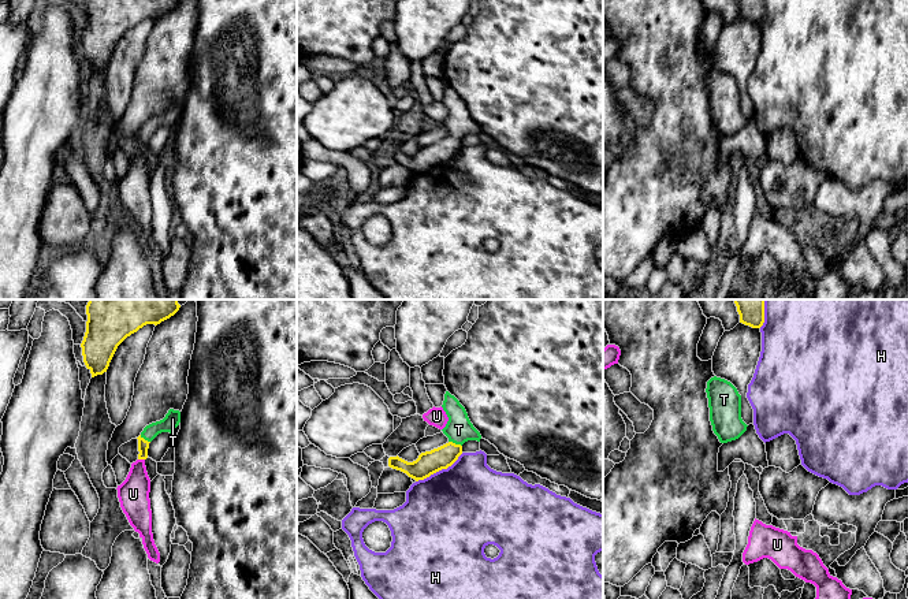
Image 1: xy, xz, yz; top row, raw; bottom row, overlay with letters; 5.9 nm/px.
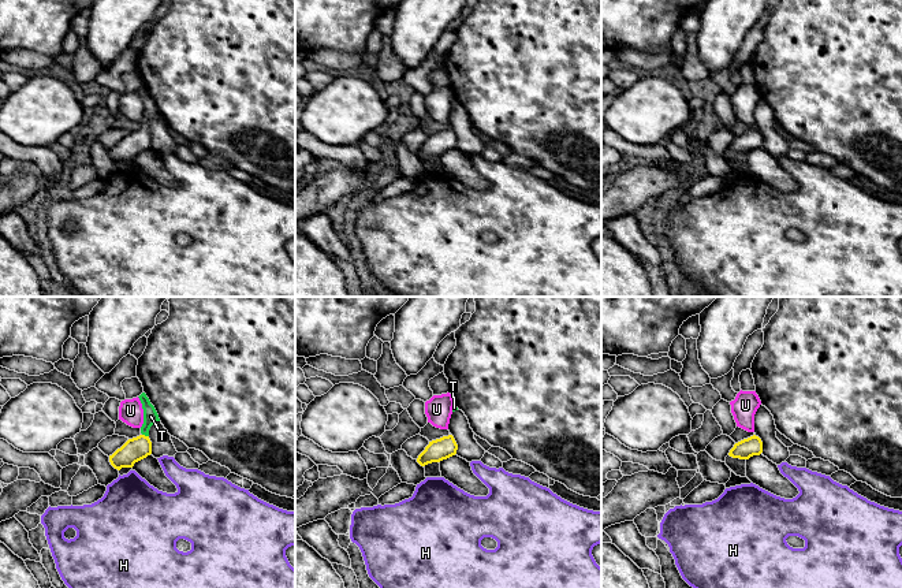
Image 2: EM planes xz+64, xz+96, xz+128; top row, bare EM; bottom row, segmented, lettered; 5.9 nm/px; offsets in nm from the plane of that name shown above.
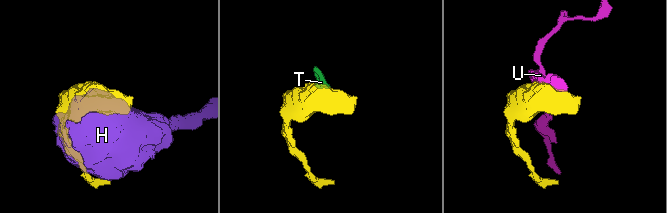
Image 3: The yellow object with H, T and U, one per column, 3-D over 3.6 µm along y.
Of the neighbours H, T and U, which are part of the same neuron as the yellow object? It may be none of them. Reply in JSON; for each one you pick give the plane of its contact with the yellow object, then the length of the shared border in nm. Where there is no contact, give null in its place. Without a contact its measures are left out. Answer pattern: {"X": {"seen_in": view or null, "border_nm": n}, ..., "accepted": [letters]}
{"T": {"seen_in": "xz", "border_nm": 90}, "accepted": ["T"]}

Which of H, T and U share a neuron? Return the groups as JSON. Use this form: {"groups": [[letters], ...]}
{"groups": [["H"], ["T"], ["U"]]}

